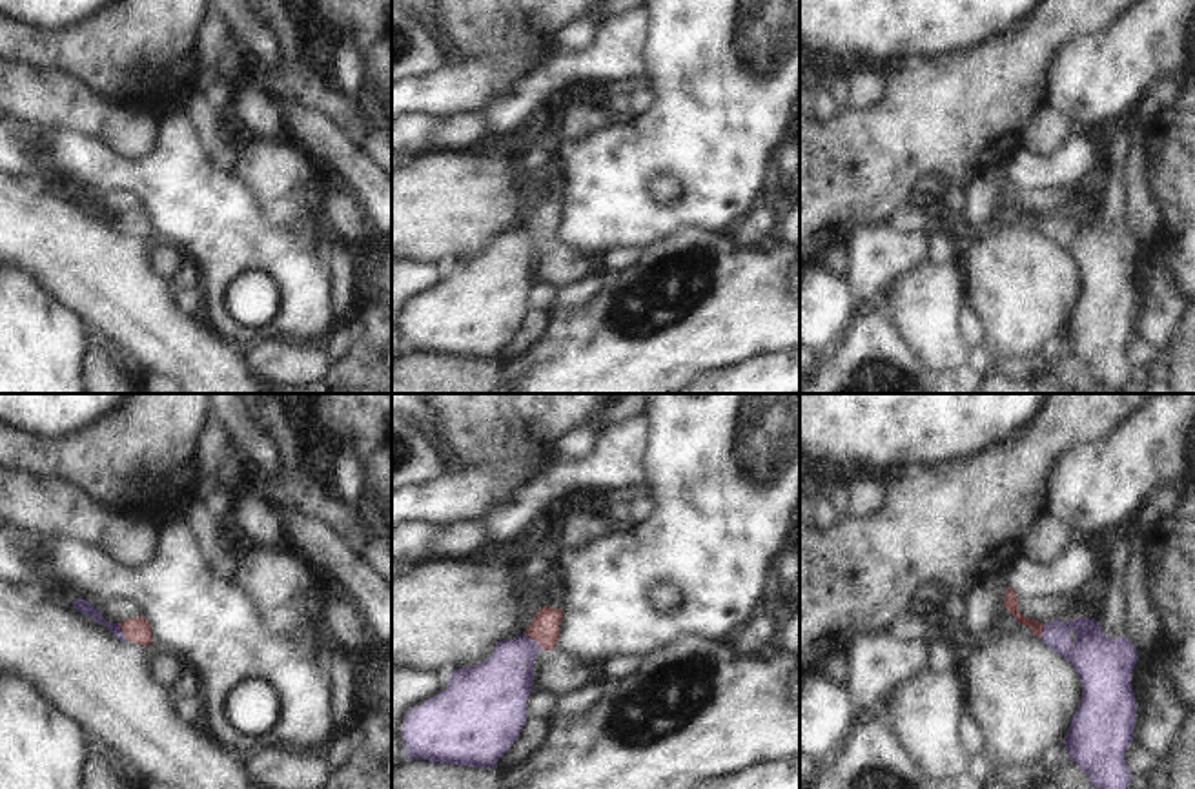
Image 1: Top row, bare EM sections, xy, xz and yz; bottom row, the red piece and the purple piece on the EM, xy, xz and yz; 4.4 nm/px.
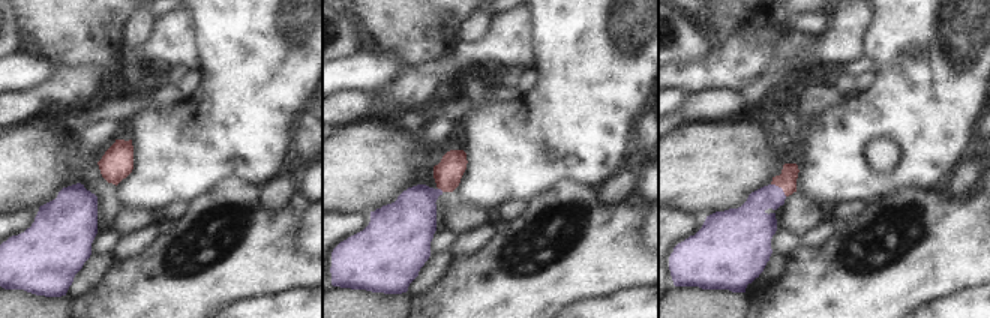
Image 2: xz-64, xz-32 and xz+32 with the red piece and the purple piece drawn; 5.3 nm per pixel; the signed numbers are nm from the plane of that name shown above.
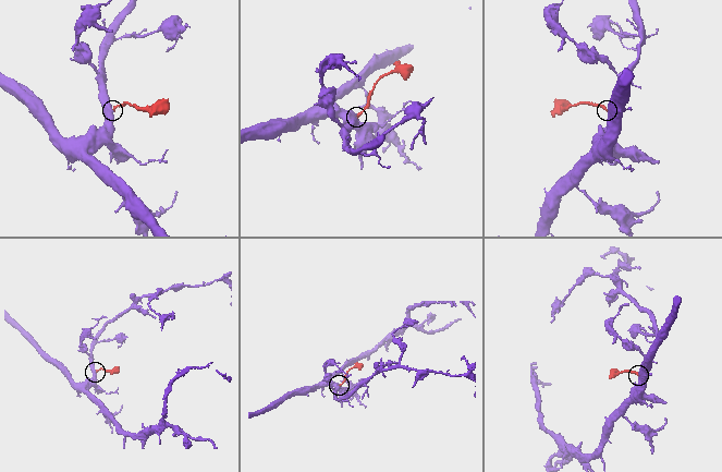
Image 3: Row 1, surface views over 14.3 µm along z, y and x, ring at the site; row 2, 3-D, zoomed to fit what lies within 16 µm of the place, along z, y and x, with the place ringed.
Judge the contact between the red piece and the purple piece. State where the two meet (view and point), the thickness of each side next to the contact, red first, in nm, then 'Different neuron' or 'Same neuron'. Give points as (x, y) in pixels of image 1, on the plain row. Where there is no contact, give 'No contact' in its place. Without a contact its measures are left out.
Touches red at xz (534, 230). Thickness 130 nm (red) against 240 nm. Same neuron

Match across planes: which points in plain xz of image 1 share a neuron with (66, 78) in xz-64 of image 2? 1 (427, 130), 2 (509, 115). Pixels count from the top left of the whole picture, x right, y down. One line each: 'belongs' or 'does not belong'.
1: belongs
2: belongs

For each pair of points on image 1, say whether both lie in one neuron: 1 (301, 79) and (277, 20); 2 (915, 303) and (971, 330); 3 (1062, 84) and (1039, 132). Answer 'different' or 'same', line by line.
1: same
2: different
3: different

